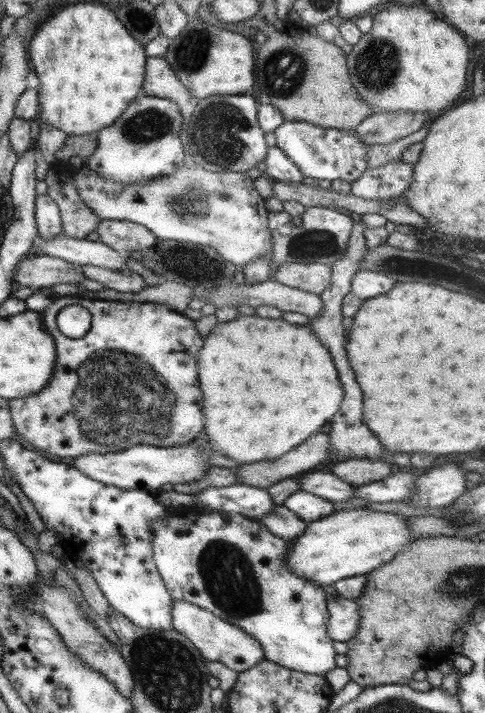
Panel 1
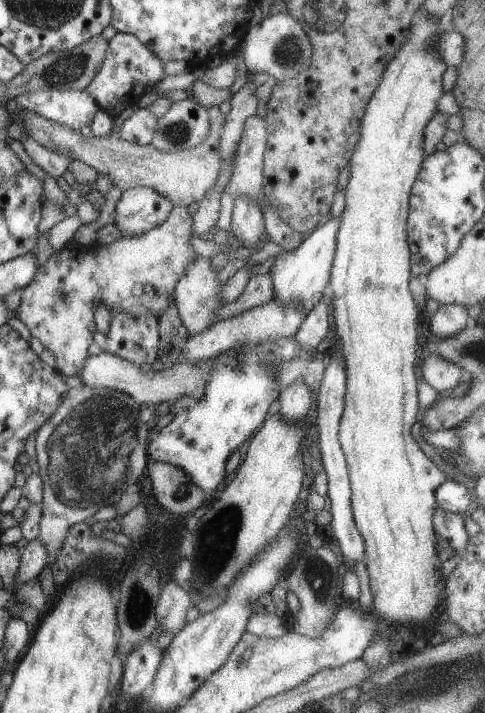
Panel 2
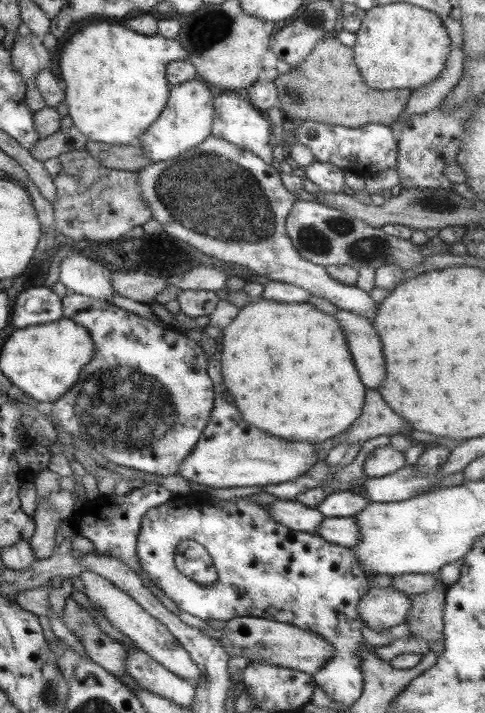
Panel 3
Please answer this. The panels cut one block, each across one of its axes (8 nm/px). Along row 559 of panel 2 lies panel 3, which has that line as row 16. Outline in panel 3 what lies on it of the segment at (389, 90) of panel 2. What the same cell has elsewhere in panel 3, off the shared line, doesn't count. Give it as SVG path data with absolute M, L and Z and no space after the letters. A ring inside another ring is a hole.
M407 3L384 4L364 11L360 17L360 27L355 37L352 47L353 60L359 69L361 78L367 87L382 91L391 89L412 91L431 83L445 67L450 48L447 30L443 28L439 16L434 12Z

